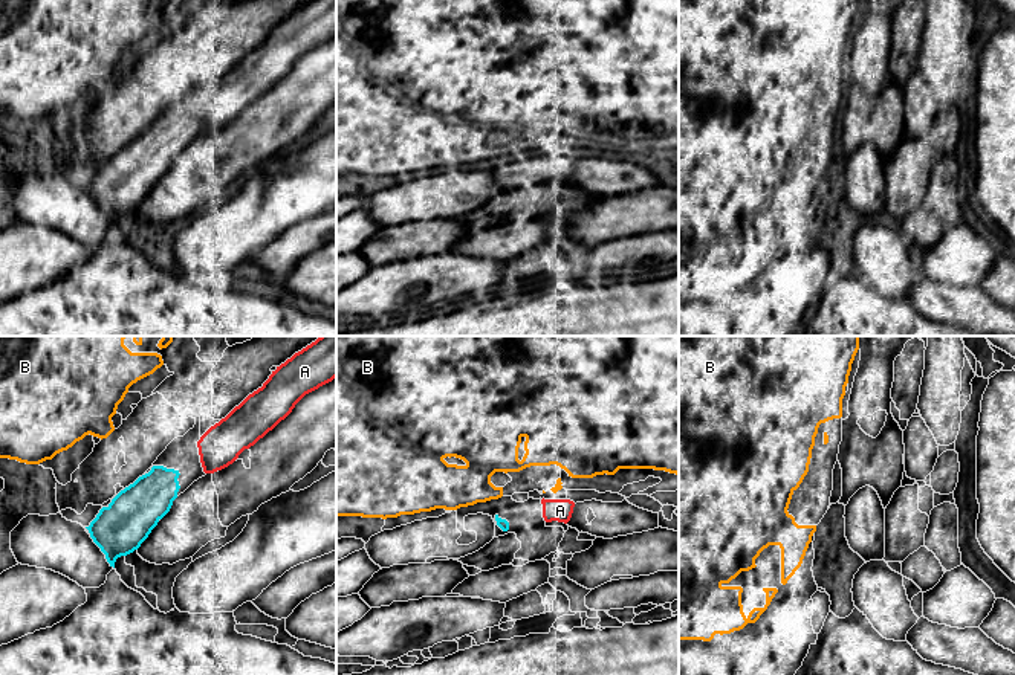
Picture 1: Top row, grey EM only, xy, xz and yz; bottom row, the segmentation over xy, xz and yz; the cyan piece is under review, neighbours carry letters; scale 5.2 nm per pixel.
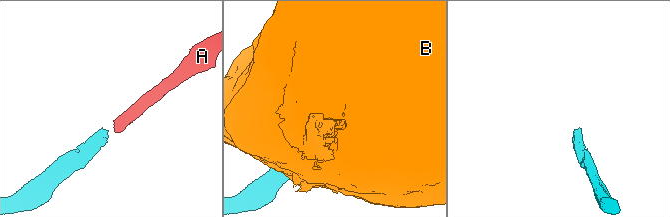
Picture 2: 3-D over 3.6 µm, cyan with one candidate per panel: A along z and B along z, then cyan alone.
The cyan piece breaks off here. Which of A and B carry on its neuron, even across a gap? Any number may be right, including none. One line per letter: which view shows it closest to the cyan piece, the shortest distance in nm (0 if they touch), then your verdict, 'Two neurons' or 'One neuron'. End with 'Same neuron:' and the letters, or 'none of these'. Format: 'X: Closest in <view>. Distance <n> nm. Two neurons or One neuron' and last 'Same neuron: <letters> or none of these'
A: Closest in xy. Distance 130 nm. One neuron
B: Closest in xz. Distance 90 nm. Two neurons
Same neuron: A

